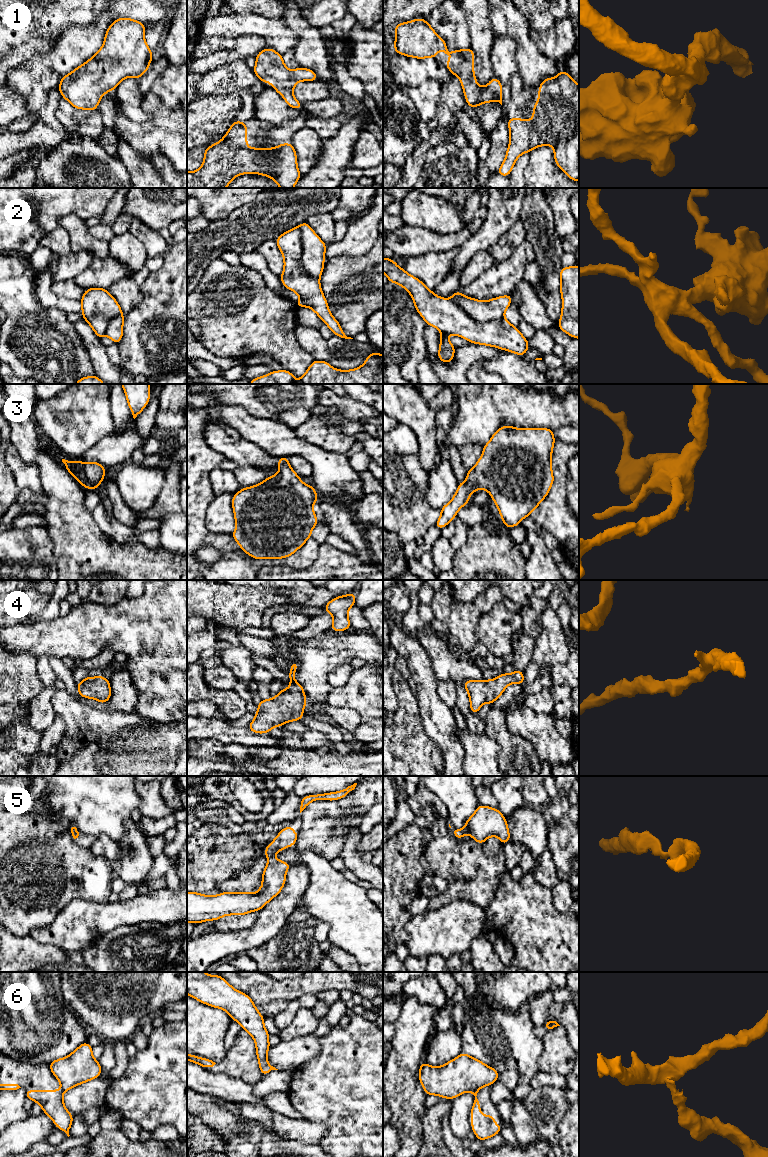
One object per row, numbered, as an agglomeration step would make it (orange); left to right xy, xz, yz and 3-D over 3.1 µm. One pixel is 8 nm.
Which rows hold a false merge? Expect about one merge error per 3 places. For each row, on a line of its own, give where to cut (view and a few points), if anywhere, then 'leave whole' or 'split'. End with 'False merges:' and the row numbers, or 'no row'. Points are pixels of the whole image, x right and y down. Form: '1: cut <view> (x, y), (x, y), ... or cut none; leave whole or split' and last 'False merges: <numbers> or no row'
1: cut none; leave whole
2: cut xz (298, 226), (301, 232), (302, 266), (309, 275), (318, 279); split
3: cut none; leave whole
4: cut none; leave whole
5: cut none; leave whole
6: cut yz (476, 1089), (471, 1090); split
False merges: 2, 6

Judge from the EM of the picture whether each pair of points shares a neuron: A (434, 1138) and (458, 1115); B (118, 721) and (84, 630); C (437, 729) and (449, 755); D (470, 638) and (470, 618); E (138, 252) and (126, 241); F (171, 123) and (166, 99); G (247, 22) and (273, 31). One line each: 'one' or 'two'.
A: two
B: two
C: one
D: one
E: one
F: one
G: one

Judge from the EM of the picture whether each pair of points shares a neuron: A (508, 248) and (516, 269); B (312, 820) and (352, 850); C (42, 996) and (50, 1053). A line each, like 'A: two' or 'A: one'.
A: two
B: two
C: one

